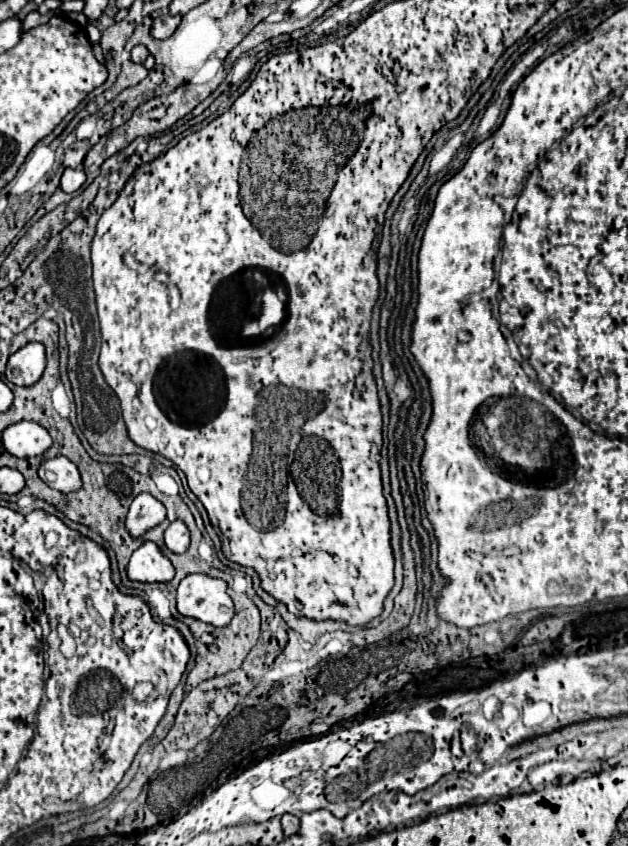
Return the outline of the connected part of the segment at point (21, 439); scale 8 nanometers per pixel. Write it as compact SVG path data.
M18 422L4 430L2 444L16 458L30 458L46 452L52 444L52 438L46 428L36 422Z

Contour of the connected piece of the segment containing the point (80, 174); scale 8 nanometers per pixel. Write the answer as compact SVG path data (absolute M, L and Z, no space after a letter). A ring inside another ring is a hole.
M66 168L64 174L62 174L60 188L62 188L64 192L76 192L84 182L86 182L84 170L80 170L80 168L76 168L76 170L74 170L74 168Z

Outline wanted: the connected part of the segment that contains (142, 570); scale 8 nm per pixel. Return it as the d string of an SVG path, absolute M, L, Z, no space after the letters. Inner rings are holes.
M144 542L130 558L128 578L132 582L170 582L174 566L154 542Z

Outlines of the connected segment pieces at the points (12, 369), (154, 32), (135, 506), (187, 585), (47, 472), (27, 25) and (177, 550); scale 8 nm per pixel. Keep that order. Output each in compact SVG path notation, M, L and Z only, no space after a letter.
M32 342L10 356L4 374L6 380L16 386L32 386L40 380L44 368L46 368L44 346L40 342Z
M170 14L158 16L158 18L152 22L150 36L152 36L152 38L158 38L158 40L170 38L170 36L174 34L174 30L176 30L178 24L180 24L180 16L170 16Z
M138 494L136 500L130 504L128 516L126 516L126 530L130 536L140 538L154 526L162 524L166 518L166 508L162 502L158 502L150 494Z
M206 574L186 576L176 594L178 612L212 626L226 626L234 616L232 598L226 592L226 582Z
M56 456L46 460L40 468L38 468L38 476L54 490L70 494L76 492L80 488L80 472L78 468L64 456Z
M30 12L26 18L24 18L24 30L30 30L34 26L40 26L40 24L46 24L50 20L52 12L48 14L40 14L40 12Z
M182 520L172 522L166 532L164 532L164 542L170 552L174 554L184 554L190 546L190 532Z

